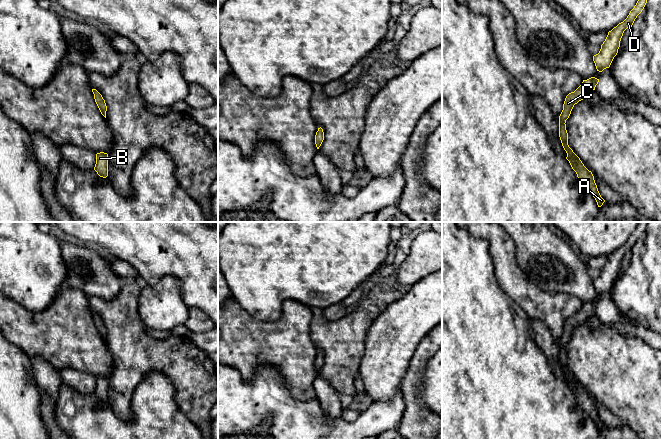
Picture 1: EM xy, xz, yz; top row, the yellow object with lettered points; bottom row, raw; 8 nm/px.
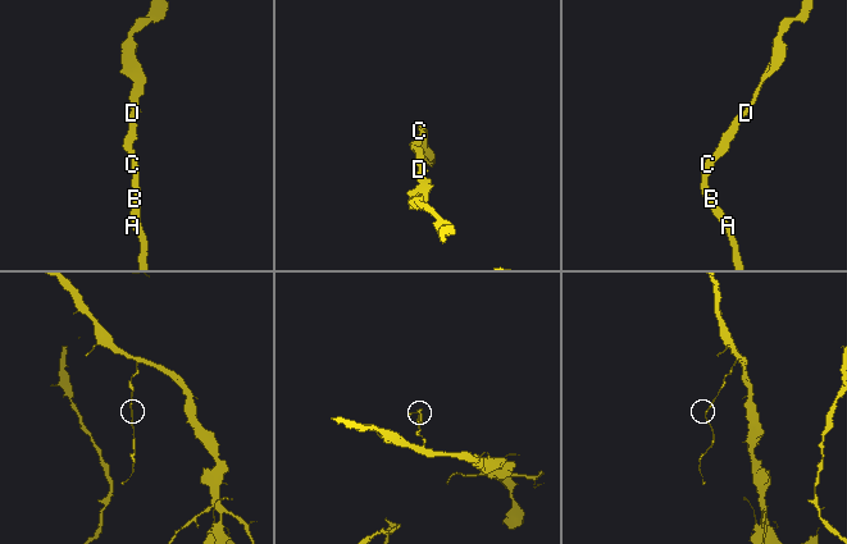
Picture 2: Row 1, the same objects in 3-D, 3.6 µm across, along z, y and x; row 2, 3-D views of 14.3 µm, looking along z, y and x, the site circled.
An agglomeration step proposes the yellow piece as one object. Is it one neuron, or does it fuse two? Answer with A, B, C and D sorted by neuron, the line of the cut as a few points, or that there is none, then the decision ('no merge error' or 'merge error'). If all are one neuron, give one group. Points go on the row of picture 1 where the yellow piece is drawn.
groups A B C D; cut none; no merge error

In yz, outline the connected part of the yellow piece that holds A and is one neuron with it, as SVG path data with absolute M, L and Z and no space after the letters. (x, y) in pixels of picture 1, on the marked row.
M595 77L583 80L582 84L574 92L571 92L566 96L563 104L563 110L559 116L559 137L562 146L567 153L566 159L569 161L572 169L576 172L579 182L590 191L595 198L598 207L601 207L605 200L601 197L598 191L592 172L584 166L580 158L569 147L568 133L565 124L574 105L586 98L592 90L595 90L598 82L599 79Z

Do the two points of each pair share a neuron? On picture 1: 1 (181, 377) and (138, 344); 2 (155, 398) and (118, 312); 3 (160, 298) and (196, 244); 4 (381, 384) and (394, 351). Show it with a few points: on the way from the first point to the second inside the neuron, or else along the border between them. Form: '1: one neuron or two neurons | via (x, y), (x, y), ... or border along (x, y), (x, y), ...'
1: one neuron | via (170, 366), (158, 354), (149, 354)
2: two neurons | border along (168, 377), (158, 371), (150, 371), (132, 395)
3: two neurons | border along (152, 285), (174, 276), (183, 299)
4: one neuron | via (382, 376), (382, 369), (386, 359)

